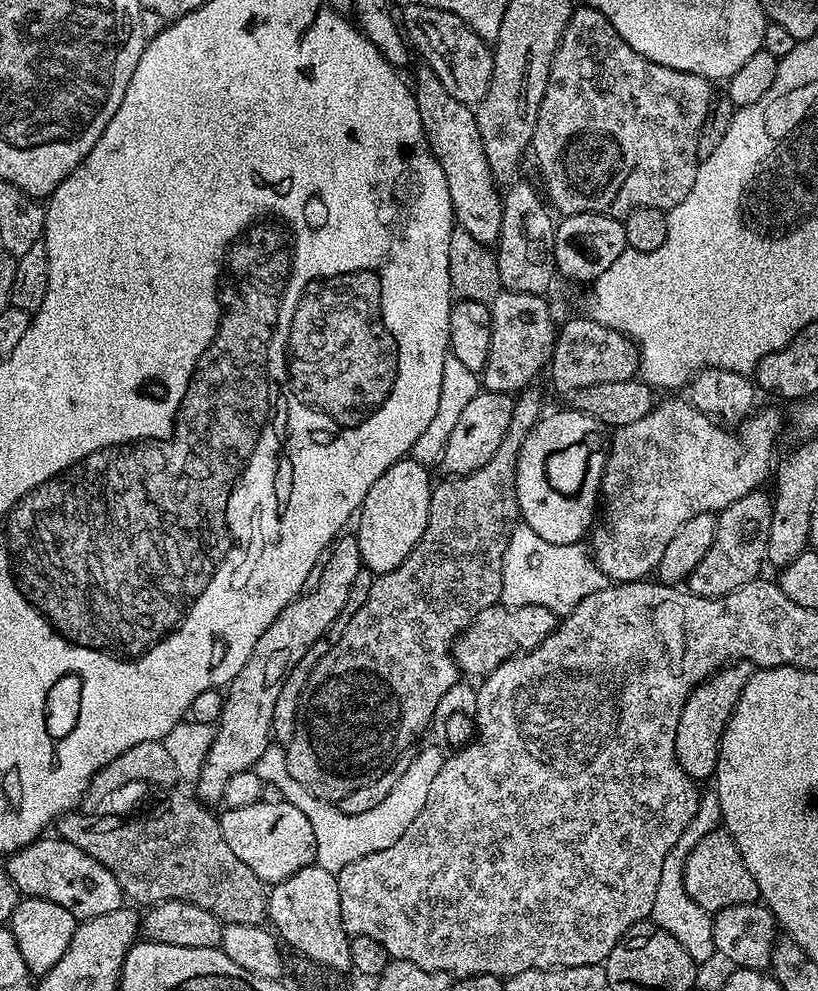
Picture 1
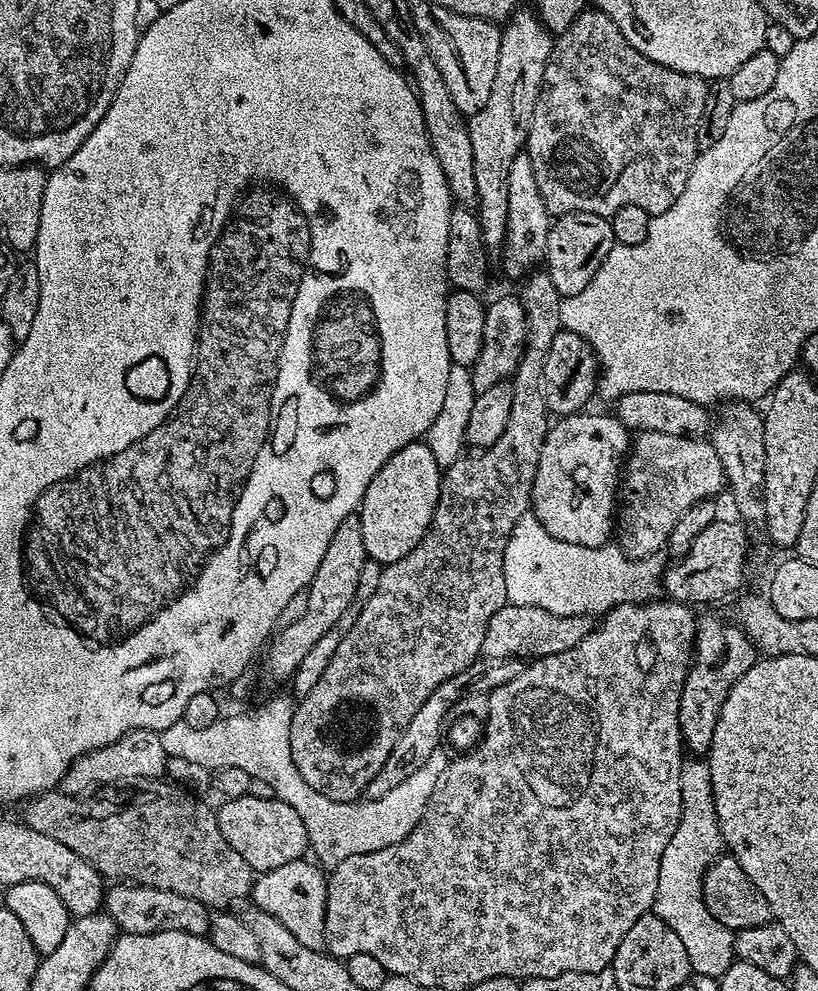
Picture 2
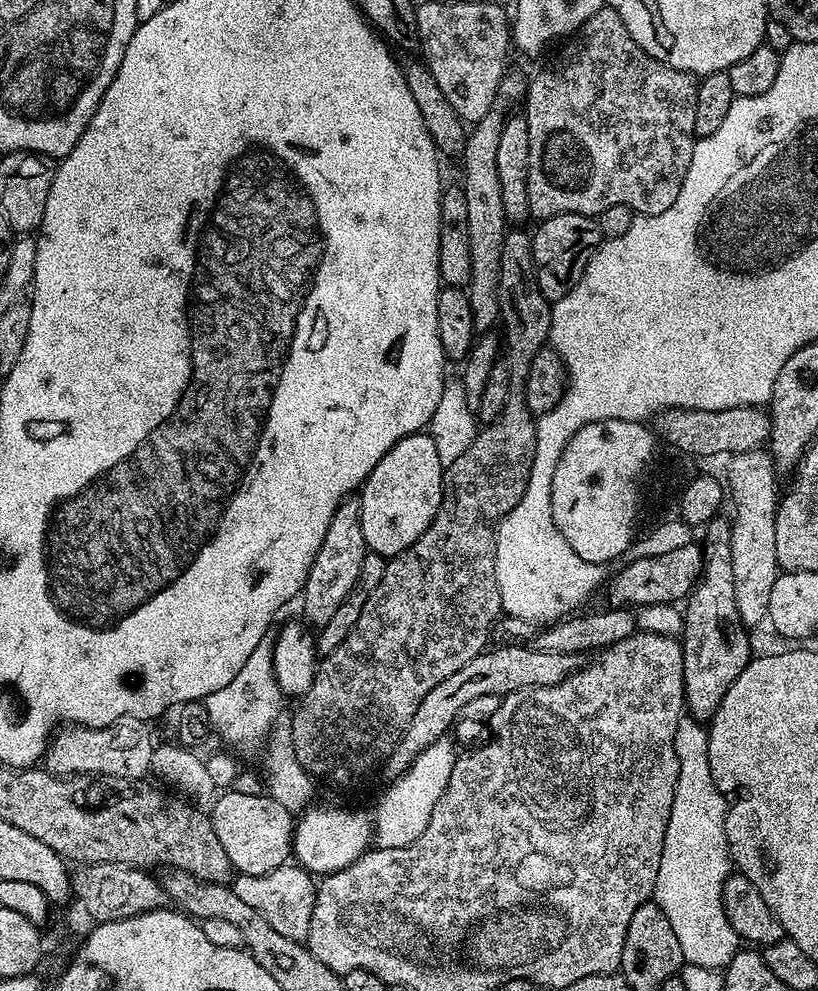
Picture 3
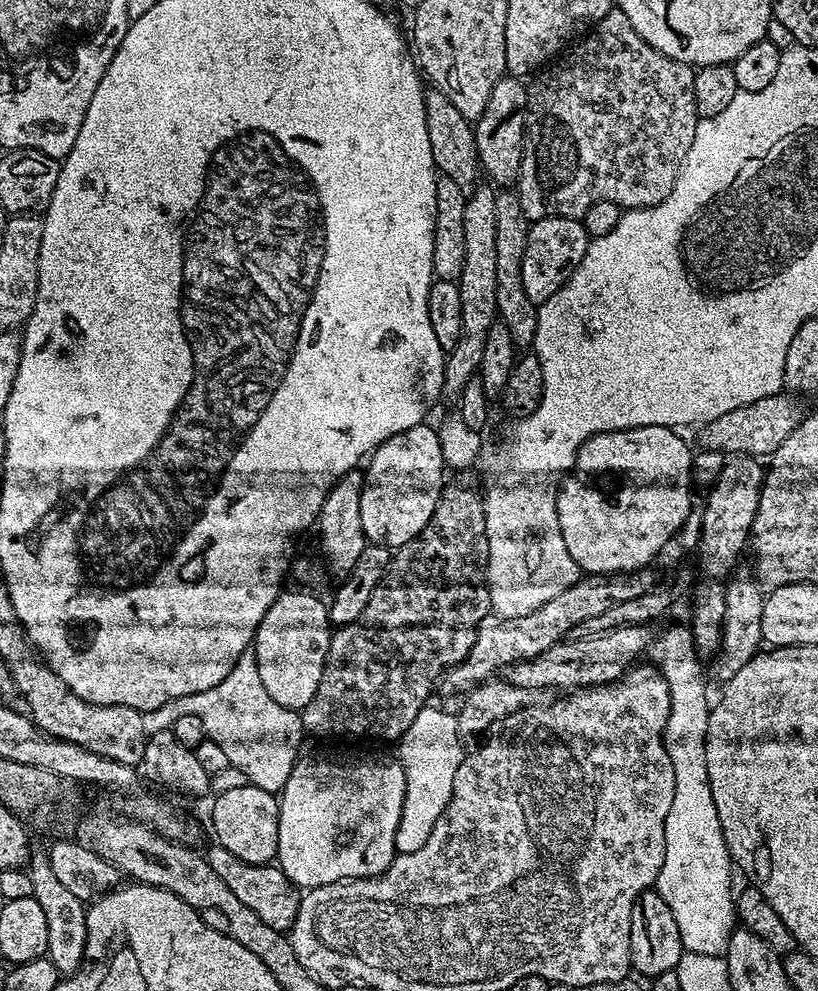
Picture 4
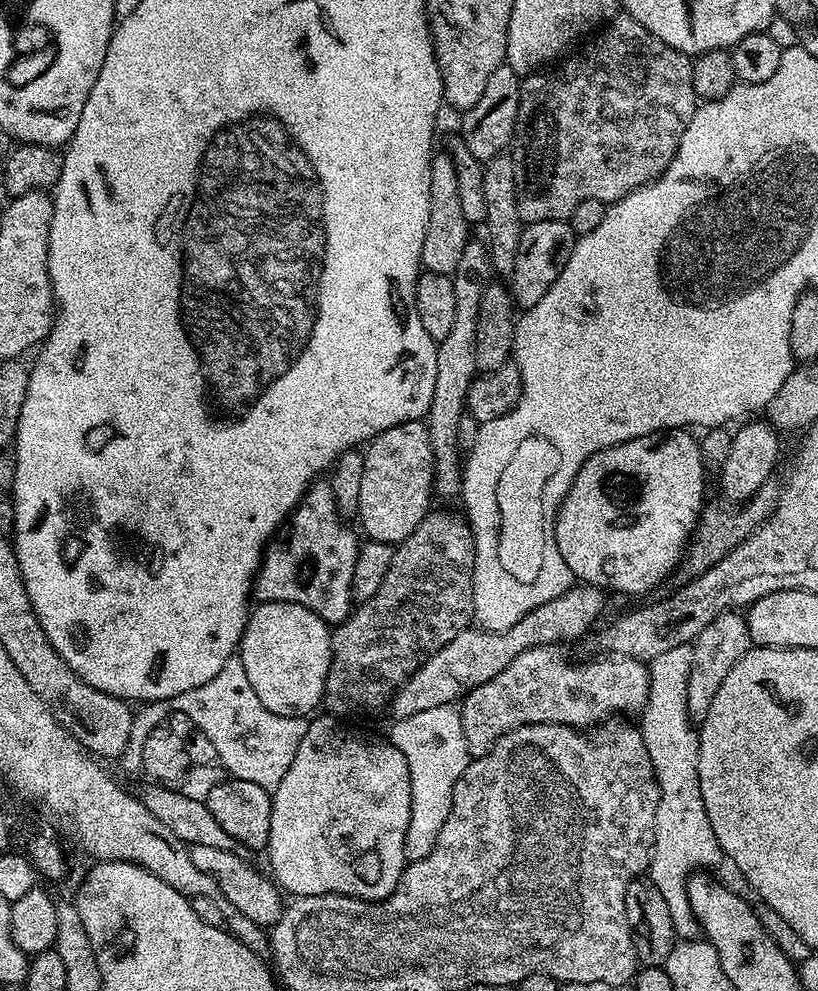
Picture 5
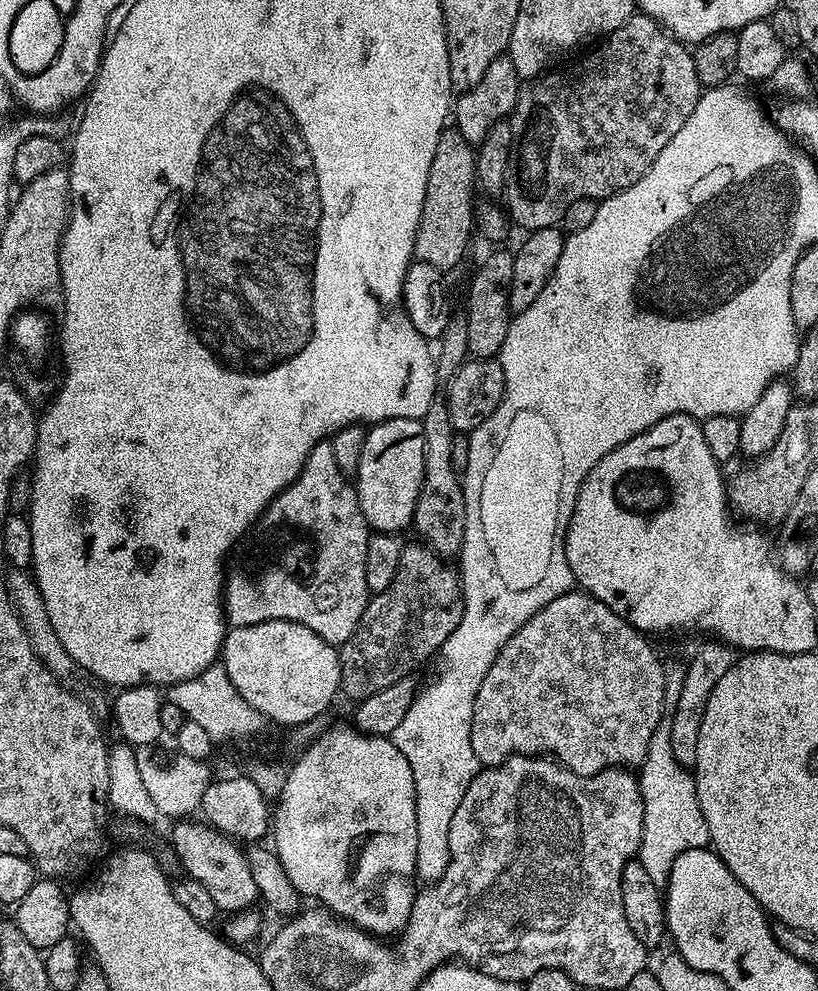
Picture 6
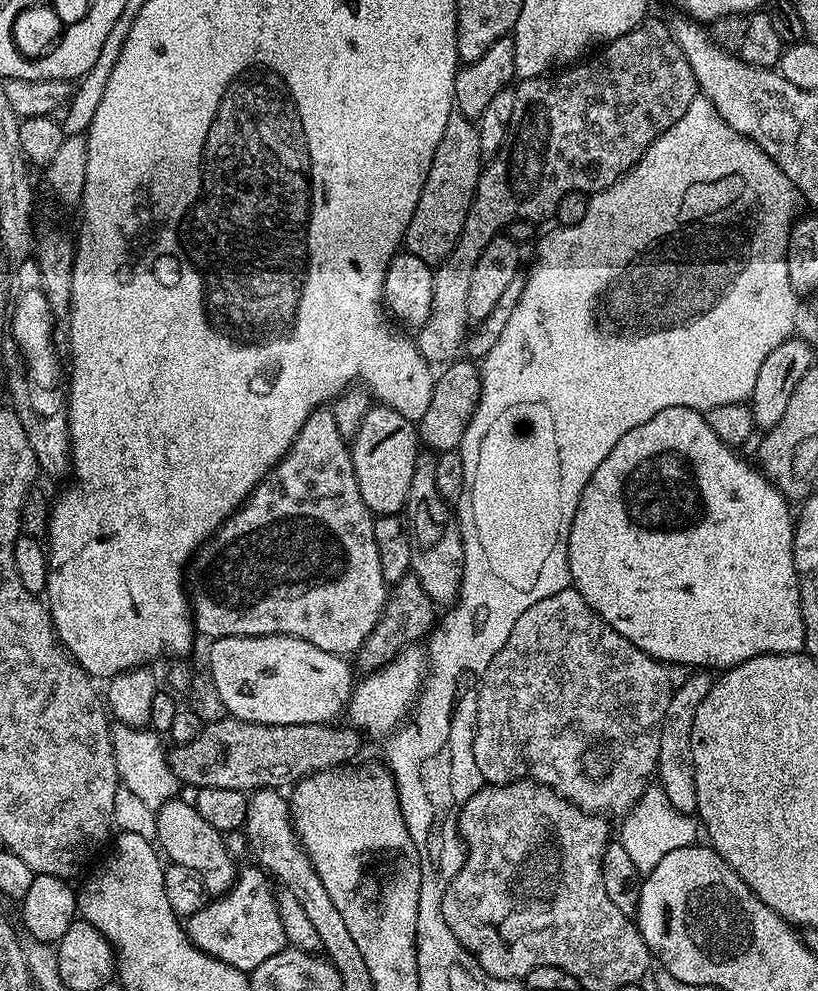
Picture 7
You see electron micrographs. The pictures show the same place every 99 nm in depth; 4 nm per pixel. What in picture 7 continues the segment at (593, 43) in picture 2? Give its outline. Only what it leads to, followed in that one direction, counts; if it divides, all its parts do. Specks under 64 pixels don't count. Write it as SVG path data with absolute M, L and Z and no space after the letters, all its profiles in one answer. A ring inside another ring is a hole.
M663 19L651 20L603 45L592 54L597 56L589 55L583 62L555 74L520 80L515 85L516 101L508 137L481 171L476 197L464 223L465 245L468 243L473 250L485 248L514 220L549 219L558 202L571 192L595 194L614 186L644 157L649 146L690 110L690 102L698 95L694 70L690 70L690 62L686 62L678 42L674 42L667 23Z

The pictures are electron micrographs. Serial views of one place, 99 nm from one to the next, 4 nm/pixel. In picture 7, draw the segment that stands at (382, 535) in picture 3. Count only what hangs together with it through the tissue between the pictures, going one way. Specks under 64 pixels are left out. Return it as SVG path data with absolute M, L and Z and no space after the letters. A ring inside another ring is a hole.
M372 406L362 418L362 426L350 447L362 502L366 502L376 516L403 513L408 503L410 482L414 478L416 457L422 451L417 425L392 408Z

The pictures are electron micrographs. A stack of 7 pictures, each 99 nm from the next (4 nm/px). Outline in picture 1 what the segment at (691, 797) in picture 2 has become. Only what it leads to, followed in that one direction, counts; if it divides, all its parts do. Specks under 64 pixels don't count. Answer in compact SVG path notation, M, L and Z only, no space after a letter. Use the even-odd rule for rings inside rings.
M708 790L708 793L705 791L701 795L700 805L694 818L690 818L690 826L686 826L686 830L682 830L682 838L678 838L678 842L674 842L670 854L666 854L666 858L662 862L662 878L658 878L658 894L654 894L654 906L650 917L651 923L666 930L666 934L678 938L678 942L682 942L682 950L686 950L686 954L690 954L690 958L700 966L704 966L711 956L717 955L714 946L712 916L705 912L702 906L698 906L698 902L694 902L694 898L690 898L690 894L686 894L684 863L690 850L694 850L694 846L698 846L698 842L706 834L717 831L721 824L720 803L715 791Z

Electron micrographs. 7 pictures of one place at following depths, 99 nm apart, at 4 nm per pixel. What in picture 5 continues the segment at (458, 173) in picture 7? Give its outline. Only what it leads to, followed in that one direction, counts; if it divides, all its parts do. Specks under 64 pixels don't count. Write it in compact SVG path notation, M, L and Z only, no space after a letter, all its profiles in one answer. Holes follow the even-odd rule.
M440 150L430 162L430 222L426 222L426 242L422 242L421 265L427 271L451 276L458 270L458 261L466 250L470 239L470 225L462 214L461 199L458 198L458 174L447 151Z

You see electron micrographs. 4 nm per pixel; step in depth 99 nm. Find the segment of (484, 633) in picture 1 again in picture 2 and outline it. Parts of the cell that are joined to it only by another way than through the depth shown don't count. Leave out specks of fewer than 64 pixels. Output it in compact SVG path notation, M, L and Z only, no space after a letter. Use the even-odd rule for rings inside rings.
M507 603L502 610L498 610L498 614L494 614L494 618L490 618L490 626L486 626L483 655L489 660L527 661L529 658L562 654L578 646L578 642L582 642L582 638L586 638L586 634L590 634L593 627L593 617L588 614L559 616L538 606Z

